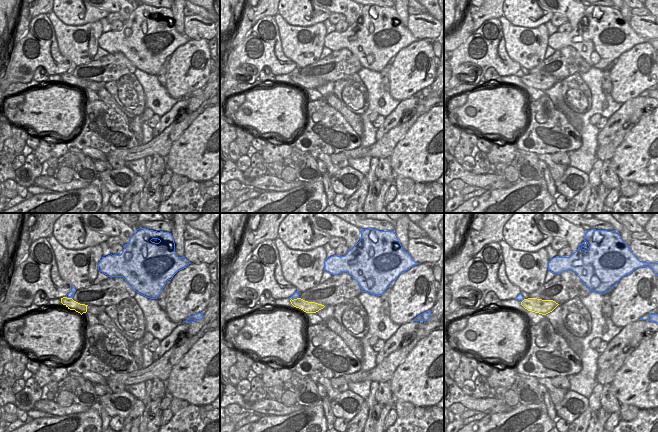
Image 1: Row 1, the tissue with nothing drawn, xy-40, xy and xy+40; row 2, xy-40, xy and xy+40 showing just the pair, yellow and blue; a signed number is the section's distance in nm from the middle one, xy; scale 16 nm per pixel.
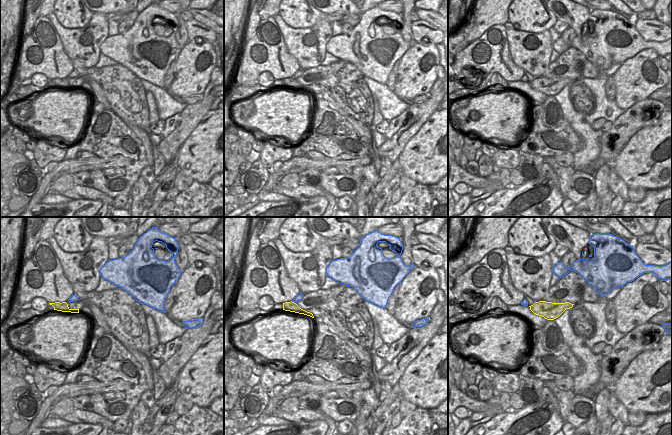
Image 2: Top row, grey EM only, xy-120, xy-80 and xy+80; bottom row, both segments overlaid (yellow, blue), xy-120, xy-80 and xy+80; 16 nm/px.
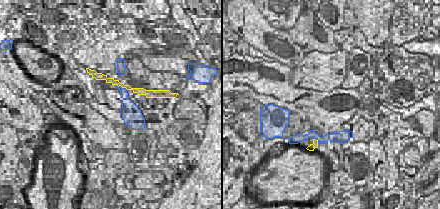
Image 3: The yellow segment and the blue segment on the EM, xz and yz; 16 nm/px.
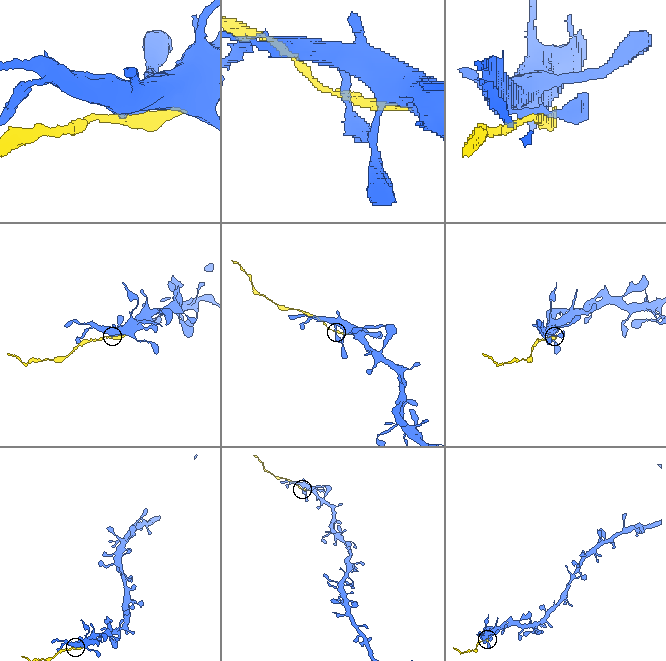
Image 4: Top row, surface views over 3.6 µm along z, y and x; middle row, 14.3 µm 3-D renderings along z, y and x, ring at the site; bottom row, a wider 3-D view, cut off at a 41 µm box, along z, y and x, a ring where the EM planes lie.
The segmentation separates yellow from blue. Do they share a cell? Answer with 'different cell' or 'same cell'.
different cell

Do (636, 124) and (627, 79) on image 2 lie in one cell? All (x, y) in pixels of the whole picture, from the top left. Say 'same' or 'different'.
different

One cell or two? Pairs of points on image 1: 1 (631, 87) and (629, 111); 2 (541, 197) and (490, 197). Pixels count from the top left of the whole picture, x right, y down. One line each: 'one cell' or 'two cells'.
1: two cells
2: one cell

